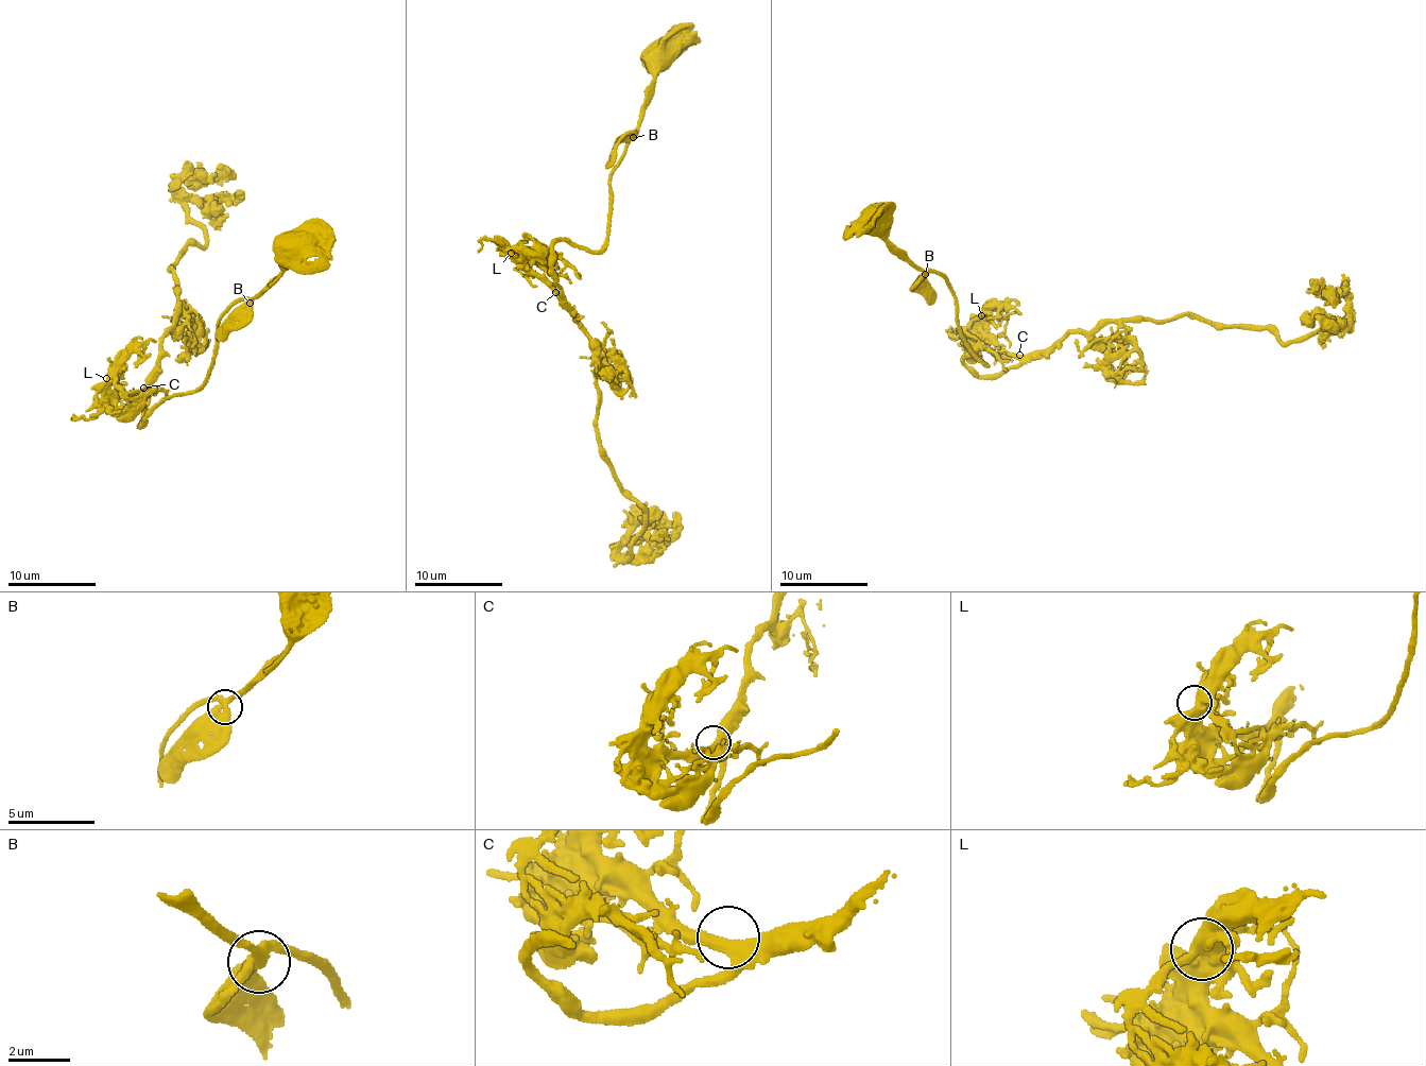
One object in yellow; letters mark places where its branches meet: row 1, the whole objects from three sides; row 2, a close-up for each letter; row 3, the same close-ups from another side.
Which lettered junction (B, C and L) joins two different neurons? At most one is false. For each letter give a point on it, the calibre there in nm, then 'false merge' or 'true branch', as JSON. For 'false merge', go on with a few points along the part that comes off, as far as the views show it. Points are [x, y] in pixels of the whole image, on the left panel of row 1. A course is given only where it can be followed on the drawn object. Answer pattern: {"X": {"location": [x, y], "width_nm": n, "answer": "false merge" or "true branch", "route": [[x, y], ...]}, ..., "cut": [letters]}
{"B": {"location": [250, 303], "width_nm": 400, "answer": "true branch"}, "C": {"location": [143, 388], "width_nm": 320, "answer": "true branch"}, "L": {"location": [106, 378], "width_nm": 550, "answer": "true branch"}, "cut": []}

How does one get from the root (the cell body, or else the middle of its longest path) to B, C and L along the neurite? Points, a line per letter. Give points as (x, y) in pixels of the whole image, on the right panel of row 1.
B: (880, 221), (885, 222), (883, 239), (893, 253), (926, 274)
C: (880, 221), (888, 245), (950, 289), (959, 333), (985, 364), (973, 354), (964, 364), (1001, 374), (1019, 355)
L: (880, 221), (950, 289), (985, 364), (964, 364), (1001, 374), (1019, 362), (981, 315)

